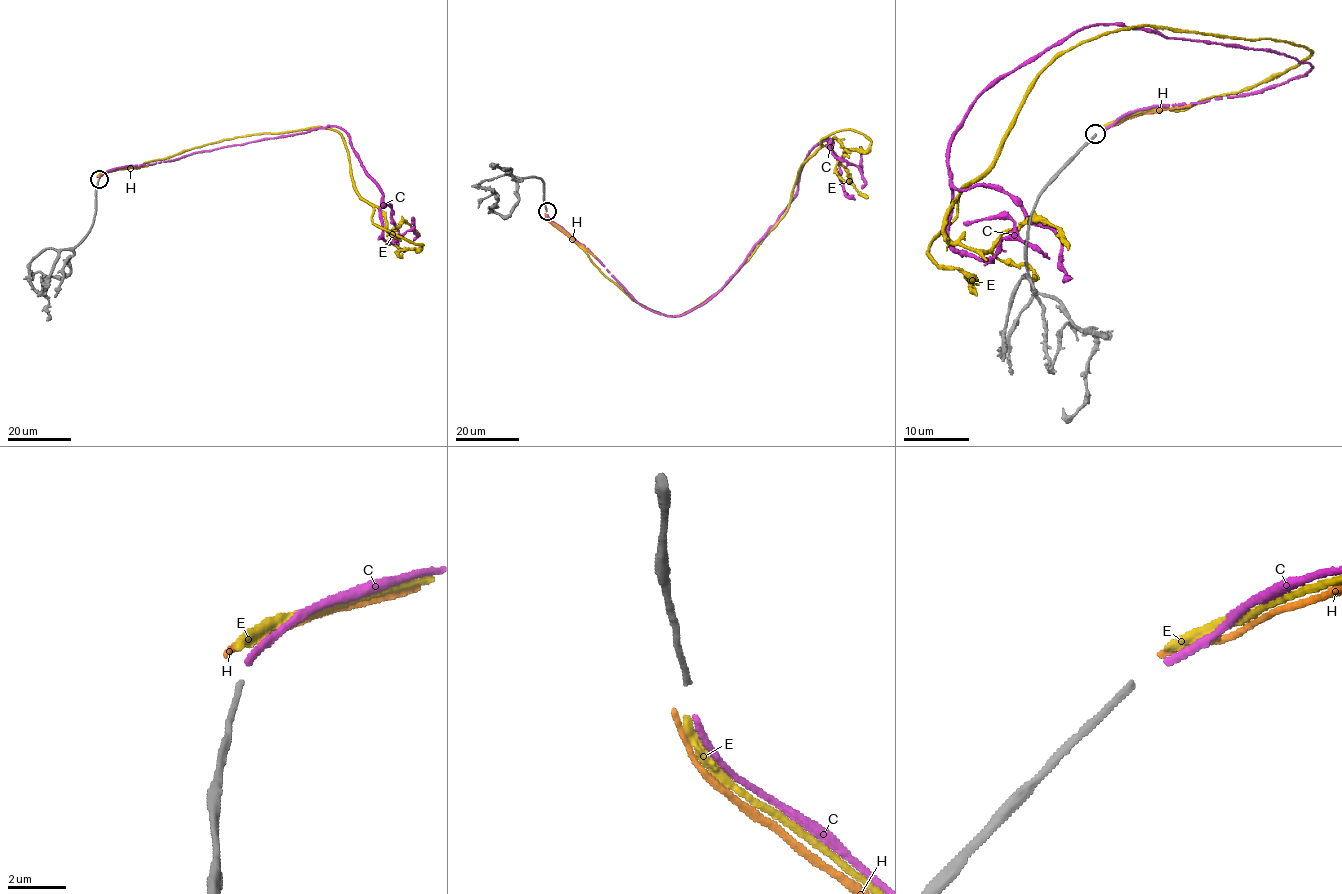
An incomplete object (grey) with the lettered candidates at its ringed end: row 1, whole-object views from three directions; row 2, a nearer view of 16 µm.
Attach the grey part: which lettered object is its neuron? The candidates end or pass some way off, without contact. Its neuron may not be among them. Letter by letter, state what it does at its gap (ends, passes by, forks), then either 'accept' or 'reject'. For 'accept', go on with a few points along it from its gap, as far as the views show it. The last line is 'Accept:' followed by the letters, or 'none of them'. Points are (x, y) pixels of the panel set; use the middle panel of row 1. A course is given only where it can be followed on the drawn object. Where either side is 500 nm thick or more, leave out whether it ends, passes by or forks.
C: it ends; accept; course (547, 214), (641, 305), (684, 315), (776, 222), (815, 146), (831, 139), (862, 171), (860, 146)
E: it ends; reject
H: it ends; reject
Accept: C

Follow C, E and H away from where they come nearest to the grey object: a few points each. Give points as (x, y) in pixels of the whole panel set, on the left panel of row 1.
C: (99, 177), (117, 168), (330, 126), (349, 136), (382, 193), (382, 237), (396, 240), (412, 223)
E: (98, 176), (236, 137), (334, 130), (356, 192), (373, 208), (372, 222), (423, 245), (401, 250), (402, 258)
H: (96, 177), (147, 165)

